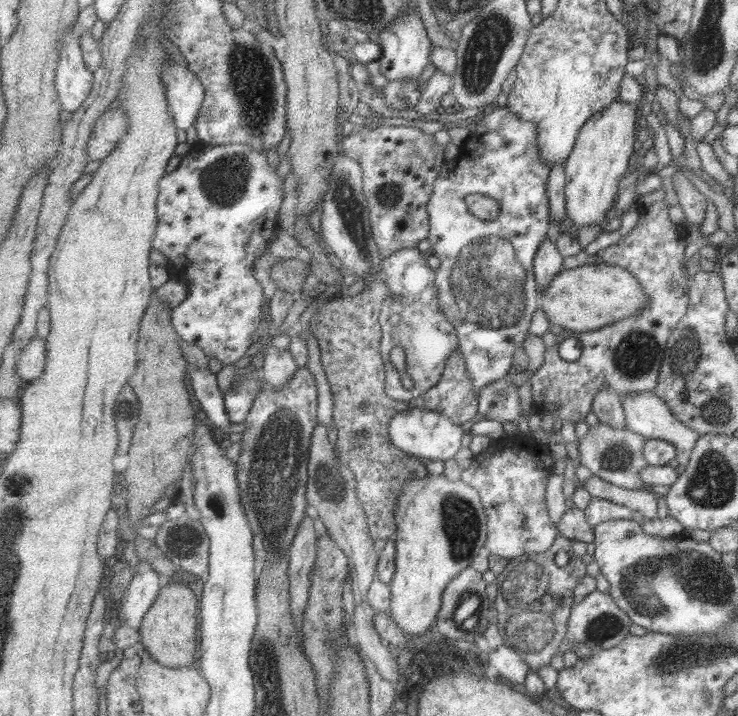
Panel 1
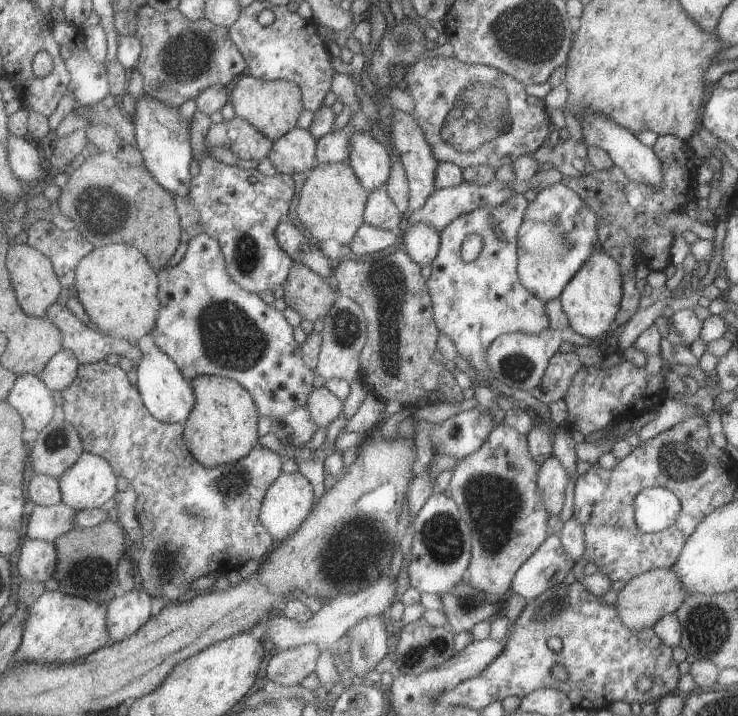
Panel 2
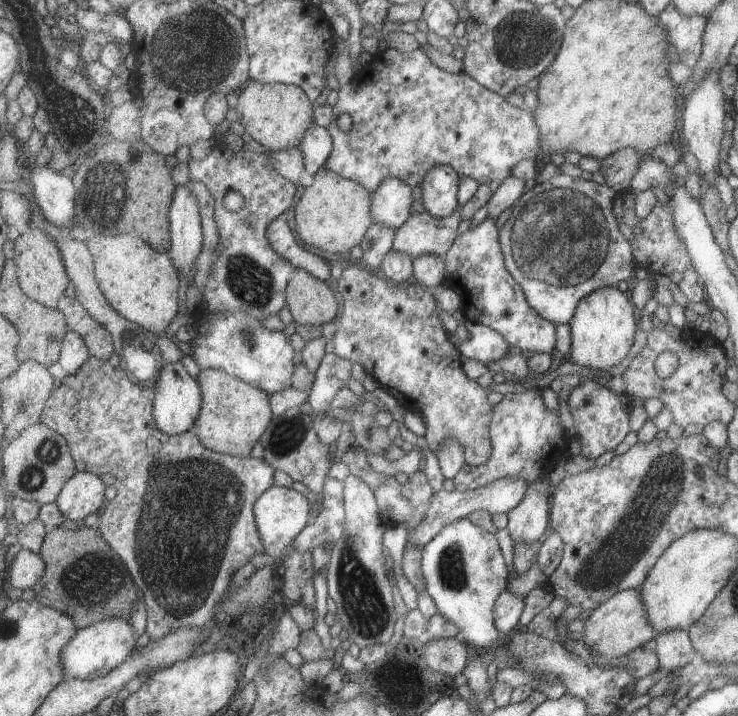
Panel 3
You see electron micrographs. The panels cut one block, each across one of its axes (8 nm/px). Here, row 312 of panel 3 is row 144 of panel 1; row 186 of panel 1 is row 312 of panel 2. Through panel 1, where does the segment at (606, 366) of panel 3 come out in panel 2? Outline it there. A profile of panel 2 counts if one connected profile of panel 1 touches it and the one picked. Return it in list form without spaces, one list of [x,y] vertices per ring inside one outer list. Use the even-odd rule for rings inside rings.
[[[593,251],[568,280],[558,297],[566,314],[568,326],[582,337],[598,340],[601,334],[609,332],[615,314],[620,308],[619,265],[605,251]]]

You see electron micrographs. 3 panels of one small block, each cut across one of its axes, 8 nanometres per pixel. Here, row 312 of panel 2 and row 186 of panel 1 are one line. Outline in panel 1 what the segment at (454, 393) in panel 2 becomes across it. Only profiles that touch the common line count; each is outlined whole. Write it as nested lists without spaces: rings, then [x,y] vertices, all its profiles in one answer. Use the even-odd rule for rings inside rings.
[[[347,121],[341,129],[343,152],[361,163],[364,168],[364,189],[370,204],[372,235],[383,258],[386,259],[406,248],[415,248],[421,240],[429,239],[431,225],[428,202],[432,199],[436,180],[446,163],[445,148],[437,144],[433,133],[425,134],[423,129],[419,130],[413,126],[379,125],[376,128],[367,128]]]

